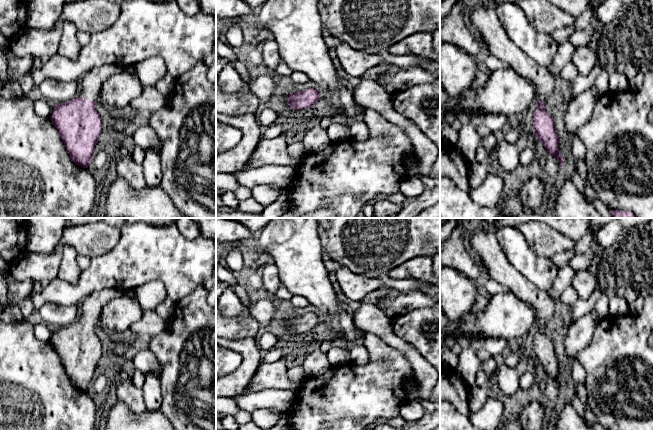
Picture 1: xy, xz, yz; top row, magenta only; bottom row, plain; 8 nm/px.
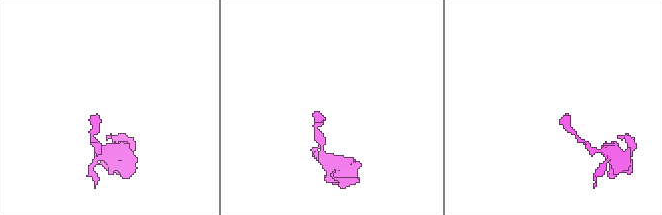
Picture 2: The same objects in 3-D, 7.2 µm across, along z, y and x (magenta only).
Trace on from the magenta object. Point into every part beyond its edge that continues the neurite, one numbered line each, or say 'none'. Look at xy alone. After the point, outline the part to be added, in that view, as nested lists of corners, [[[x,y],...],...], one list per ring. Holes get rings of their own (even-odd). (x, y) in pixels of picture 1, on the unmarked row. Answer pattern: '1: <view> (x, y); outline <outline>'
1: xy (91, 305); outline [[[105,288],[94,291],[85,296],[81,303],[81,314],[77,321],[86,321],[88,325],[97,325],[103,307],[114,298],[119,297],[124,292],[116,288]]]

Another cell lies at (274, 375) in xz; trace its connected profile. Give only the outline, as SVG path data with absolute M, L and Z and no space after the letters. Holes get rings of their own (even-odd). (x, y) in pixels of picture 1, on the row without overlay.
M285 356L272 363L262 362L251 378L247 392L256 392L260 389L289 389L297 393L303 380L292 381L287 374Z

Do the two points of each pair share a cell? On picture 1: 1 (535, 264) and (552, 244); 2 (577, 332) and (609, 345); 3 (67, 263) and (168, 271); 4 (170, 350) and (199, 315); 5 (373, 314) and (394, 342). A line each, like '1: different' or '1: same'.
1: different
2: different
3: different
4: same
5: same

